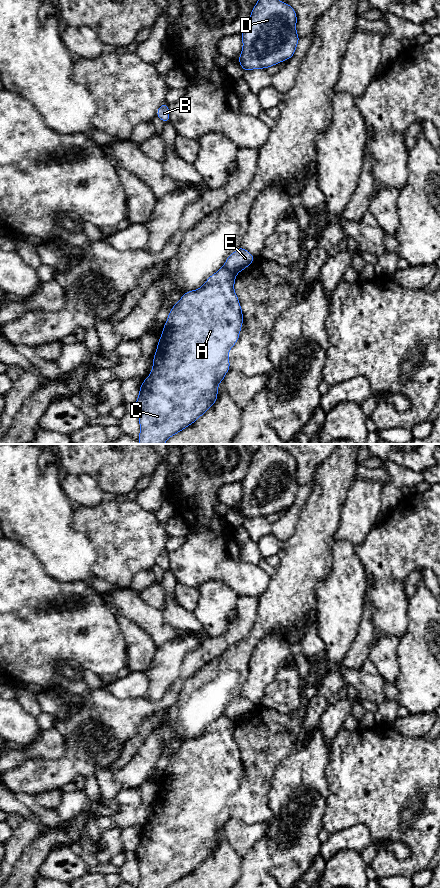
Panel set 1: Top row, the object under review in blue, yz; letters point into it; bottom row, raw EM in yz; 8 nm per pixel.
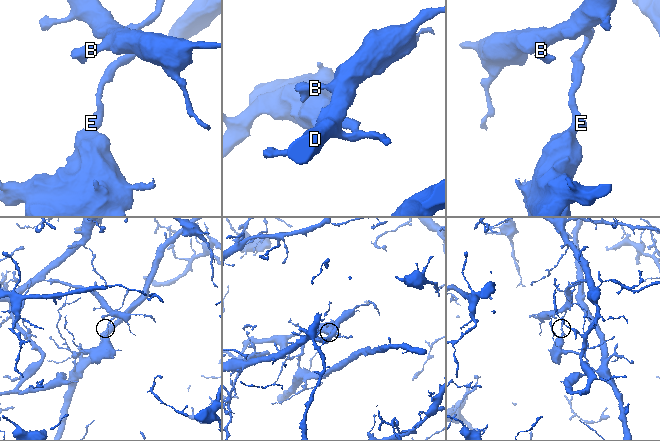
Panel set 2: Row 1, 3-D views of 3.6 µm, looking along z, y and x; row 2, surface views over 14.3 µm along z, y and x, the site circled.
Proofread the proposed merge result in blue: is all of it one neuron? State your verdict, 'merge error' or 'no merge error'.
merge error

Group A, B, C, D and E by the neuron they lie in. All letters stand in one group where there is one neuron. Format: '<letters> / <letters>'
A C / B D E

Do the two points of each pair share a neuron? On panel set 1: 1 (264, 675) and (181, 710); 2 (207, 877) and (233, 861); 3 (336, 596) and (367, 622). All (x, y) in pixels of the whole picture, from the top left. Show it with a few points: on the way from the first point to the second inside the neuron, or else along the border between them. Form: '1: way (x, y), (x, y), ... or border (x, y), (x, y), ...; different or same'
1: border (249, 661), (249, 673), (241, 693); different
2: way (213, 877), (227, 865); same
3: border (365, 595), (362, 621), (358, 636), (354, 640); different

